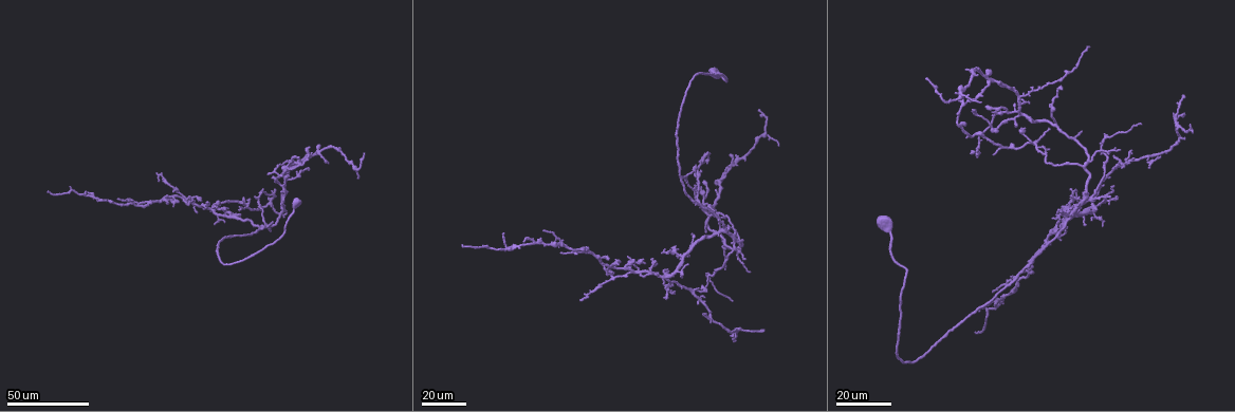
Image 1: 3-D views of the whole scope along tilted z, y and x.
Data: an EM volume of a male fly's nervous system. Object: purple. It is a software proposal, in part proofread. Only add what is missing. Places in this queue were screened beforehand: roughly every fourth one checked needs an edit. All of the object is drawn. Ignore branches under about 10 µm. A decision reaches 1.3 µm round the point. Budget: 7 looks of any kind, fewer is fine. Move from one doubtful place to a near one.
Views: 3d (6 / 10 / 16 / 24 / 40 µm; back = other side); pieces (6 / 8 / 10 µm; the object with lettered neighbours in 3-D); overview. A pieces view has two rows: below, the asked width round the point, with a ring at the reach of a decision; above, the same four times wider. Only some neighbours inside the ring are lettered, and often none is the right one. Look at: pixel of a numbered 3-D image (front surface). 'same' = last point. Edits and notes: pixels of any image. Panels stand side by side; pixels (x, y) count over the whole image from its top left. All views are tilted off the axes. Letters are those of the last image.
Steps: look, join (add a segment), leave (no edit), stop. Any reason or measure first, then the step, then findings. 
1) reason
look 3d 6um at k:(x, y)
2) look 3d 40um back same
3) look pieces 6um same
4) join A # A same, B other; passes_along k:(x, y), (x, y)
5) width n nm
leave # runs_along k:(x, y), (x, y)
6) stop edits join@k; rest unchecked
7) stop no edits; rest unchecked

an open end
look 3d 24um at 1:(757, 108)

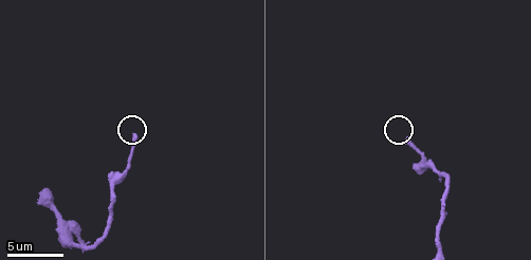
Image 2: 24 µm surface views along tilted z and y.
look pieces 6um at 2:(135, 137)

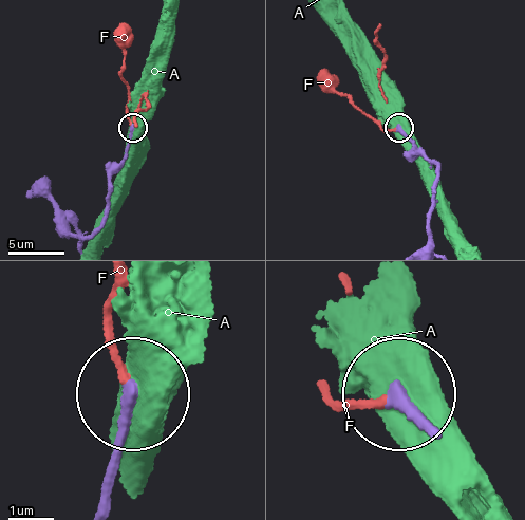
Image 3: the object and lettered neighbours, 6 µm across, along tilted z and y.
join F # A other, F same; passes_along 3:(437, 437), (415, 416), (329, 390); it goes on there

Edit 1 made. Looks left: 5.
an open end
look 3d 24um at 1:(359, 178)

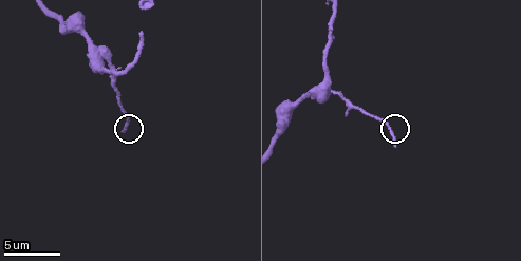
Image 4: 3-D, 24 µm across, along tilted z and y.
look pieces 6um at 4:(397, 145)

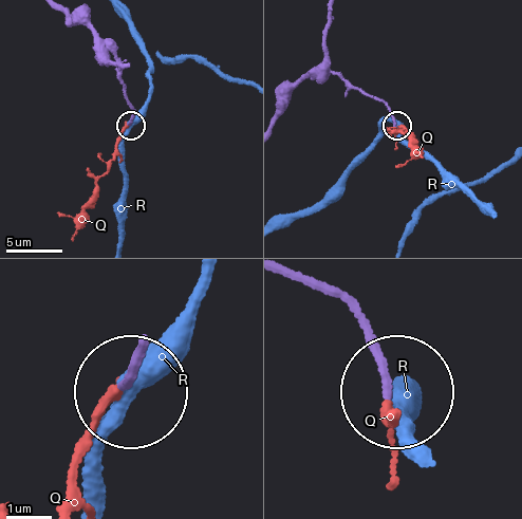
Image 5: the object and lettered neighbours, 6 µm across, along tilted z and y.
join Q # Q same, R other; passes_along 5:(140, 347), (132, 380), (92, 431), (71, 507); the neuron continues

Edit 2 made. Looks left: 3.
free end
look 3d 40um at 1:(1085, 224)

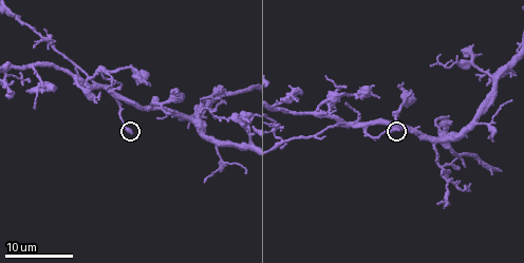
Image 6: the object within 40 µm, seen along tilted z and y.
zoom in
look 3d 10um at 6:(130, 132)

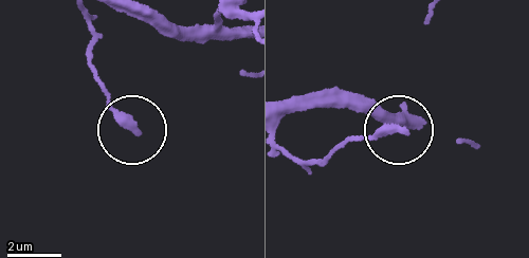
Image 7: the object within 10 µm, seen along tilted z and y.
look pieces 8um at 7:(137, 131)

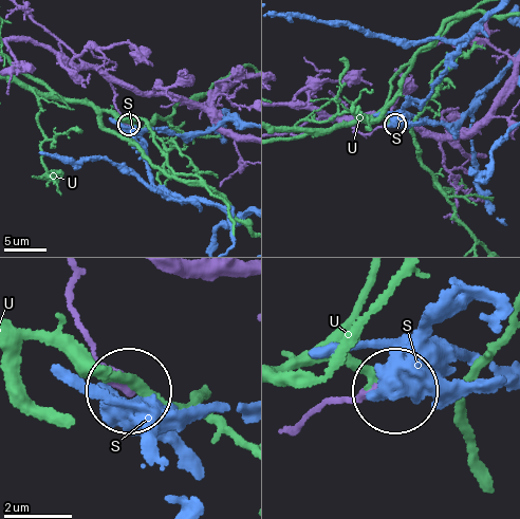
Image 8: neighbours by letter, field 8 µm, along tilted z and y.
leave # S other, U other; none of them fits

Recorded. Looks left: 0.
stop edits join@3, join@5; rest unchecked

